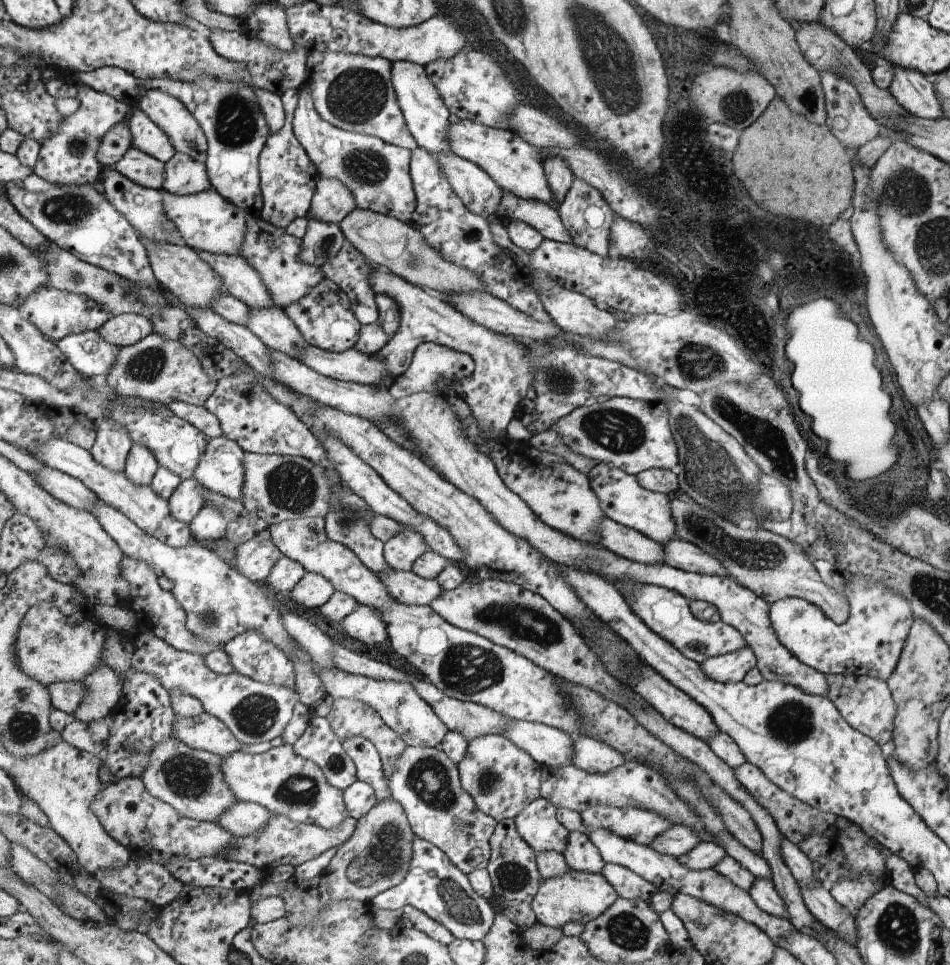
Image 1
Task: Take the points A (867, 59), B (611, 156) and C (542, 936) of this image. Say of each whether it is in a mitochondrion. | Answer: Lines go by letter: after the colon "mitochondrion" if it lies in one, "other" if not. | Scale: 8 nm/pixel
A: other
B: other
C: other

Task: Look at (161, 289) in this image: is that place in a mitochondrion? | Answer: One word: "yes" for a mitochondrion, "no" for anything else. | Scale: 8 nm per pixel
no

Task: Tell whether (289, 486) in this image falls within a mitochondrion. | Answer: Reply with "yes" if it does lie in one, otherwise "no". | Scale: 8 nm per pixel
yes

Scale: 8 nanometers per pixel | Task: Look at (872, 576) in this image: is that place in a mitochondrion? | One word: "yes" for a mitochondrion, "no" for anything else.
no

